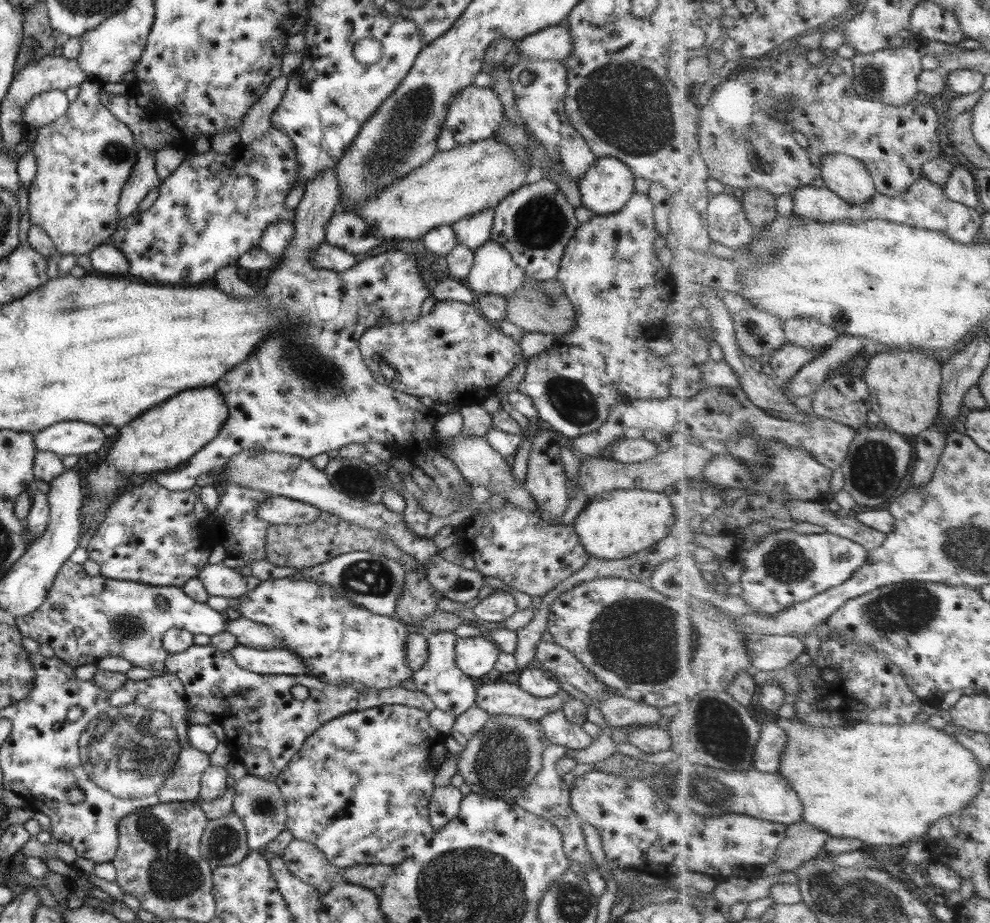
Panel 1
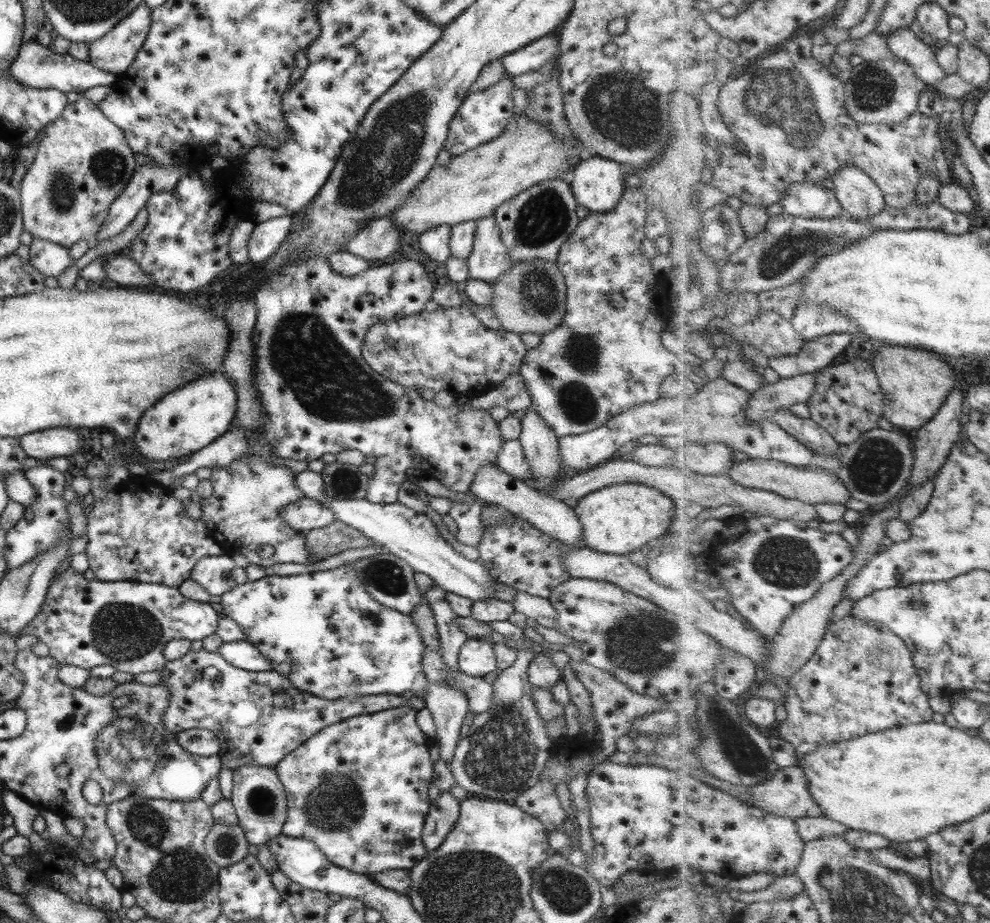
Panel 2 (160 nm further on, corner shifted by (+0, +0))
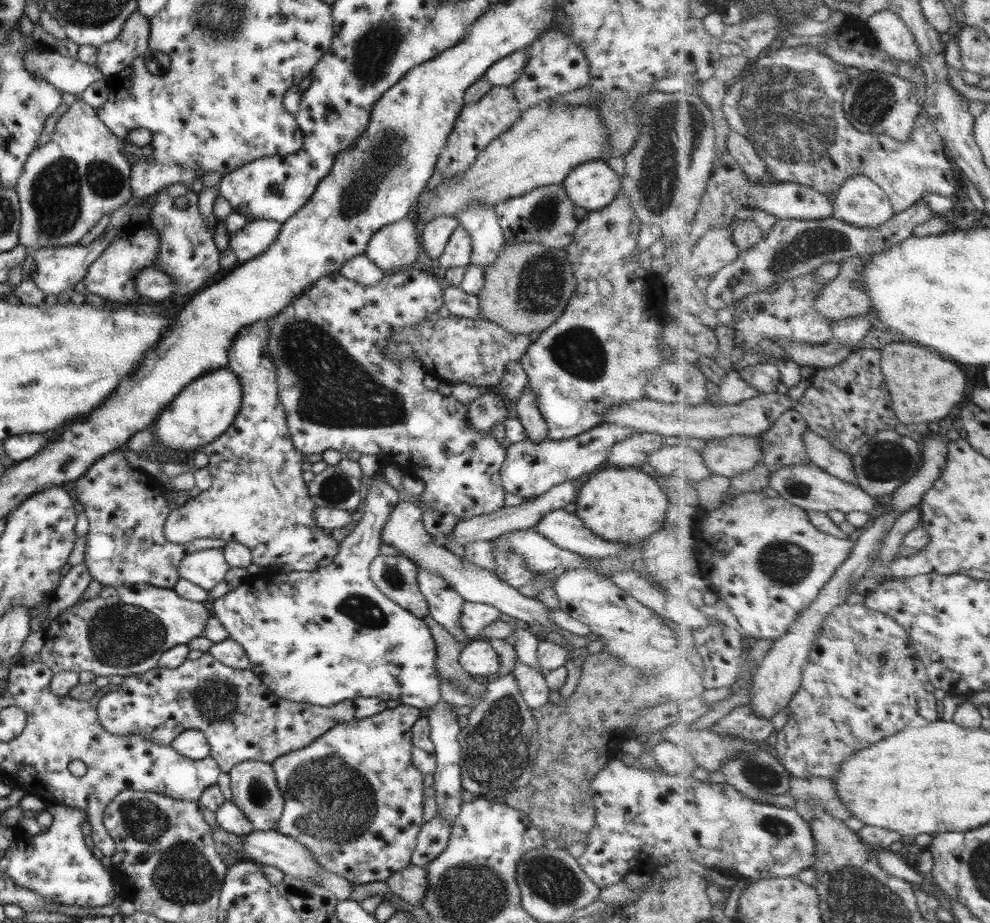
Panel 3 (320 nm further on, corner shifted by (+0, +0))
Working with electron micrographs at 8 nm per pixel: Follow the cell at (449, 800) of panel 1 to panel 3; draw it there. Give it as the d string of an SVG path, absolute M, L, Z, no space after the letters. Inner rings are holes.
M440 816L423 823L416 834L416 845L410 856L410 864L424 867L437 858L437 855L445 850L450 828L451 822L442 820Z

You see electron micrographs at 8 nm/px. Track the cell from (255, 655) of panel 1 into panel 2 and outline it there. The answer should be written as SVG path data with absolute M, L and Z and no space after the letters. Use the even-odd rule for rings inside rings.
M245 639L235 642L224 642L216 650L225 662L239 670L248 672L272 671L269 661Z

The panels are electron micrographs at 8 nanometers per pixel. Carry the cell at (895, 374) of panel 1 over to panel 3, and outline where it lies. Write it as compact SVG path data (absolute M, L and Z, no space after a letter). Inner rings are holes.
M901 343L883 347L880 365L887 376L887 386L895 400L897 418L904 424L918 422L937 422L954 408L958 408L967 400L967 378L965 372L949 362L943 360L938 352L915 343Z

